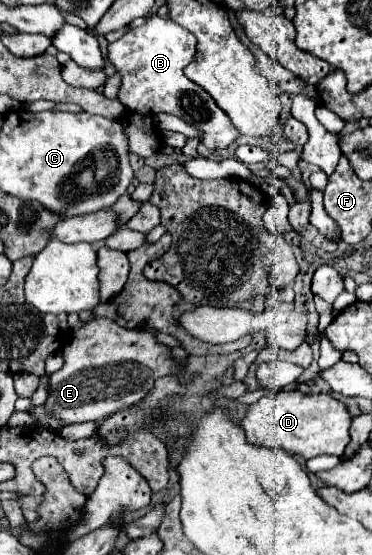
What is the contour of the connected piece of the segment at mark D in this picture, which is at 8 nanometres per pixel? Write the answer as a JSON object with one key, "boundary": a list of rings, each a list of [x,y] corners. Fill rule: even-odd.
{"boundary":[[[284,389],[270,393],[248,407],[246,417],[240,421],[244,427],[246,439],[254,445],[278,447],[286,449],[304,459],[312,459],[316,455],[338,455],[342,457],[346,445],[350,443],[348,427],[350,413],[346,405],[334,399],[330,393],[310,393],[304,395],[298,389]]]}

